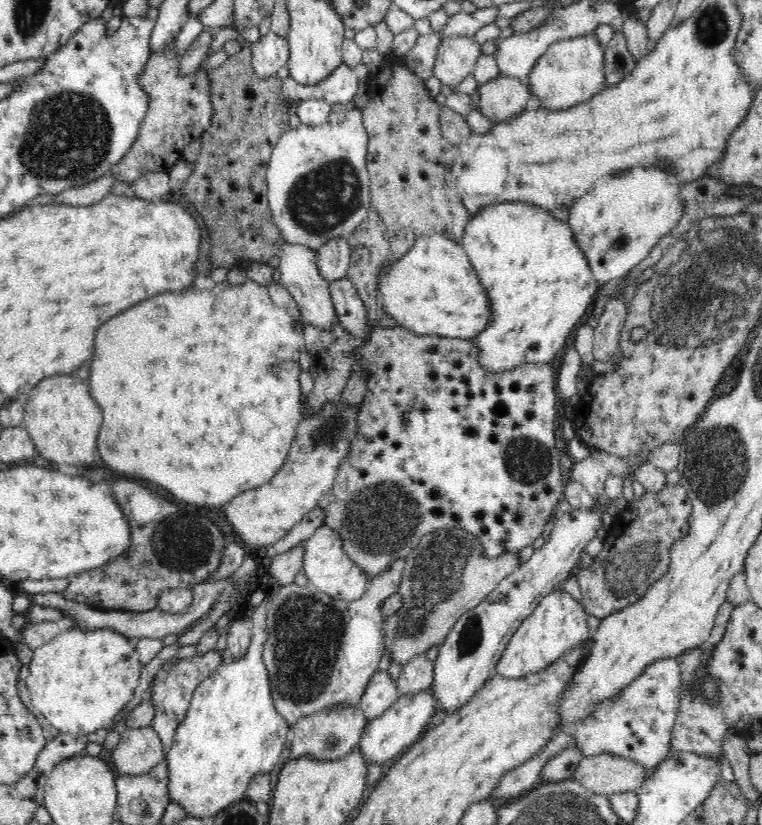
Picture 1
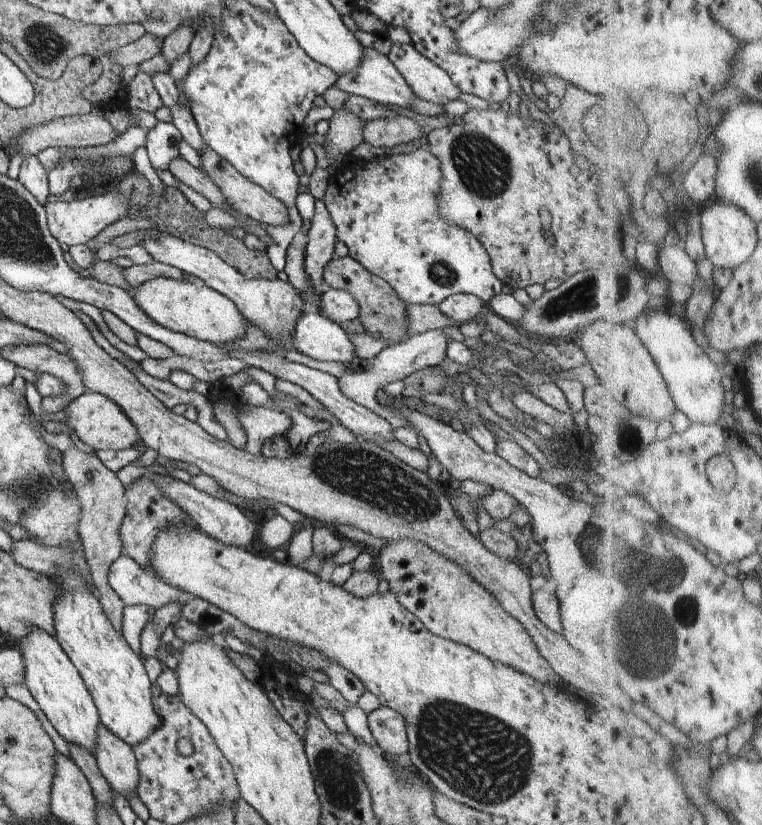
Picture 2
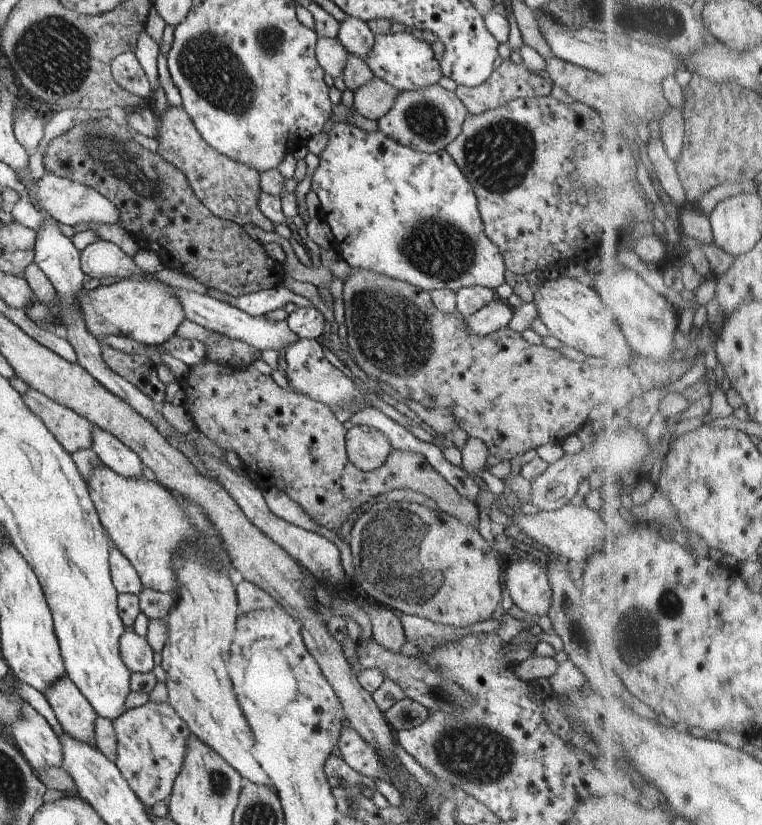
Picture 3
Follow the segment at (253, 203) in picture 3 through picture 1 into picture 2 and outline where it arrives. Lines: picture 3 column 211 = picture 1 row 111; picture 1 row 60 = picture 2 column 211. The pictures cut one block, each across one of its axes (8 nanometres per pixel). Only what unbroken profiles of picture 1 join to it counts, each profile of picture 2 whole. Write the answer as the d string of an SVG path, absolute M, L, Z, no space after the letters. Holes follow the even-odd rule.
M206 144L203 153L200 154L205 173L211 177L214 184L222 191L226 202L235 209L240 215L250 218L252 221L258 221L262 226L273 230L278 226L284 226L289 223L289 212L287 206L277 198L274 198L267 190L260 185L250 182L245 176L242 176L232 164L224 160L210 145Z

